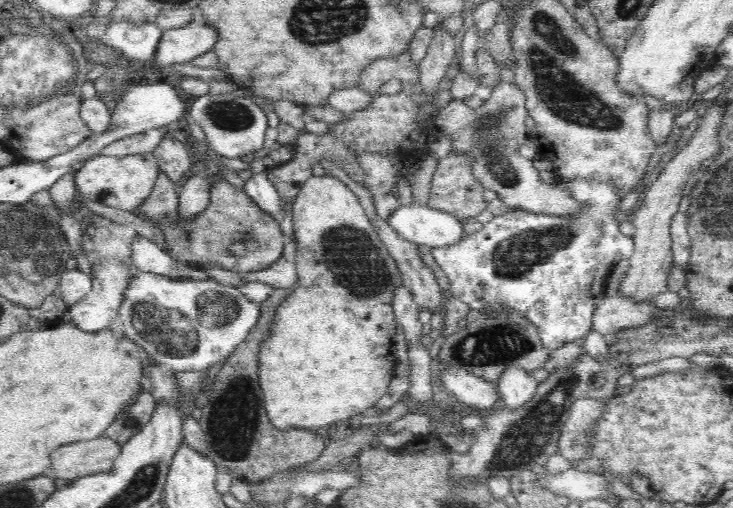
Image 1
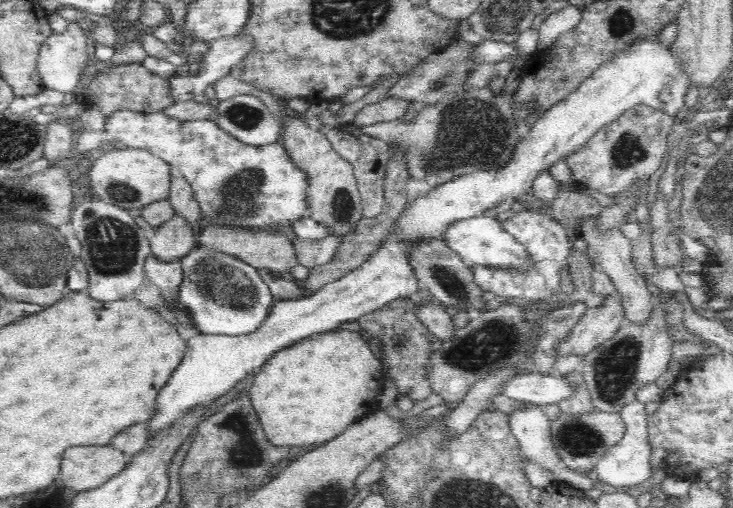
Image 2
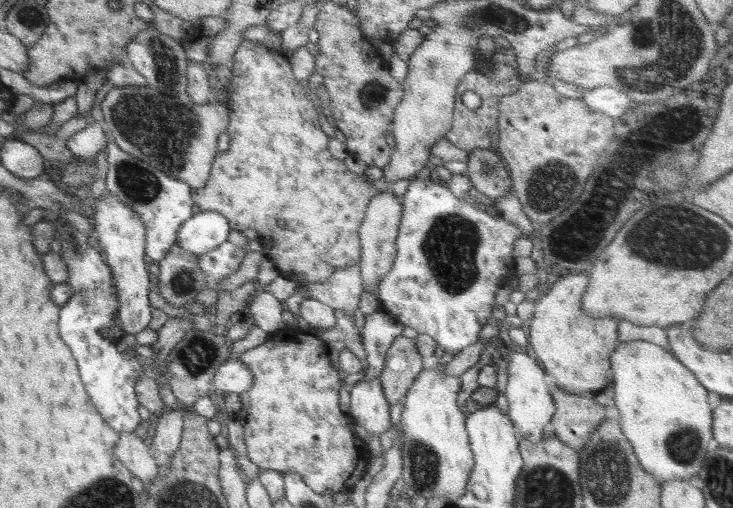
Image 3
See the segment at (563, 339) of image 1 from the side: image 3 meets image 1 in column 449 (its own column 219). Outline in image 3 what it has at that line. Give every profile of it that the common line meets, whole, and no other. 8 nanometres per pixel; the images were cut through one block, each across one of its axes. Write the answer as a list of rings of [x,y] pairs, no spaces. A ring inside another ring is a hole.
[[[228,241],[220,244],[214,250],[202,254],[199,257],[198,267],[206,276],[206,287],[213,288],[219,293],[221,289],[218,282],[238,271],[245,254],[246,250]]]

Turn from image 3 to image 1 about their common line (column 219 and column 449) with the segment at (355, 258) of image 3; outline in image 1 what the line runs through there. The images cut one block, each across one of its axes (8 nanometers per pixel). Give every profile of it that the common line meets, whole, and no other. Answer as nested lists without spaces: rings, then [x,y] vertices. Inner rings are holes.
[[[451,152],[439,161],[438,170],[431,180],[431,190],[428,196],[430,208],[446,211],[463,222],[487,209],[488,202],[483,195],[485,188],[474,178],[471,164],[469,156],[457,154],[457,152]]]

